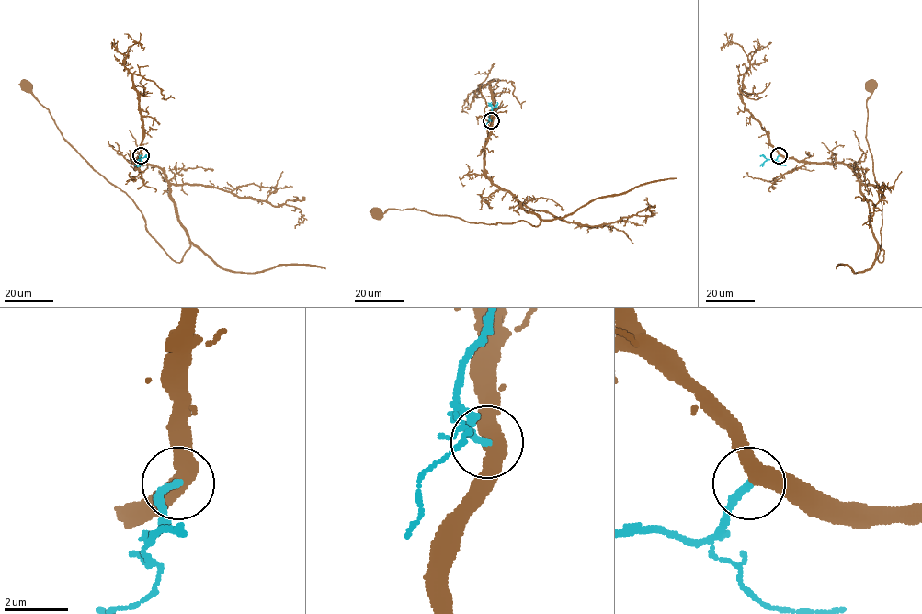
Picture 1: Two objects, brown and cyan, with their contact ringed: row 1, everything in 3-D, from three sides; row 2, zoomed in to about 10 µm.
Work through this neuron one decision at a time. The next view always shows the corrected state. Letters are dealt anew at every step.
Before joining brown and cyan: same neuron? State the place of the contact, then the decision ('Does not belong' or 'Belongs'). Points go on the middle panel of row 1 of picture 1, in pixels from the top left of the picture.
Place: (491, 120). Belongs

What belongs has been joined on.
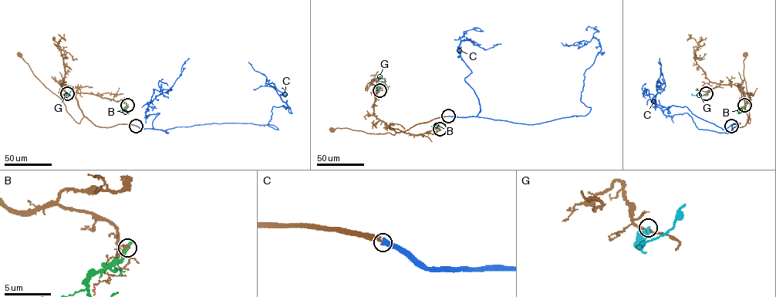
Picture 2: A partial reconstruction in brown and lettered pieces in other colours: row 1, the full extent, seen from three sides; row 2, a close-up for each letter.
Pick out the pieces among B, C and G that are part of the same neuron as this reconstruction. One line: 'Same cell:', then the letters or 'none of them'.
Same cell: C

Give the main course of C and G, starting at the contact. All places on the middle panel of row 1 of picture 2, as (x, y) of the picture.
C: (448, 116), (534, 124), (585, 116), (591, 107), (580, 100), (584, 74), (599, 42), (561, 42)
G: (379, 90), (378, 84), (385, 81)

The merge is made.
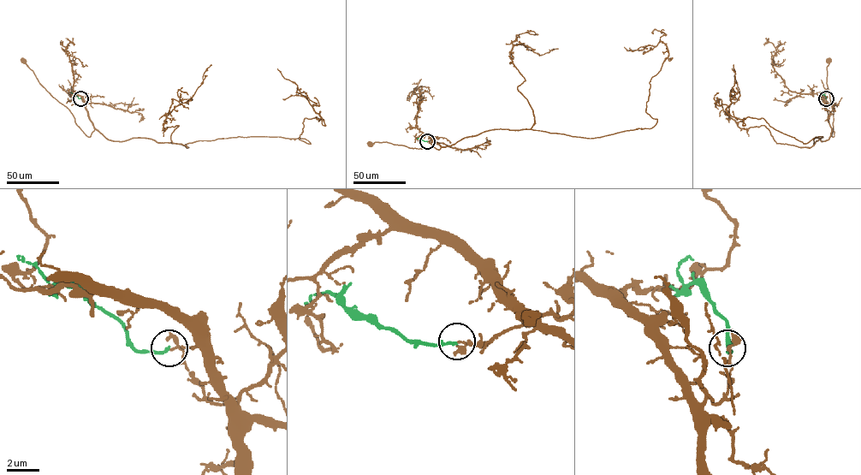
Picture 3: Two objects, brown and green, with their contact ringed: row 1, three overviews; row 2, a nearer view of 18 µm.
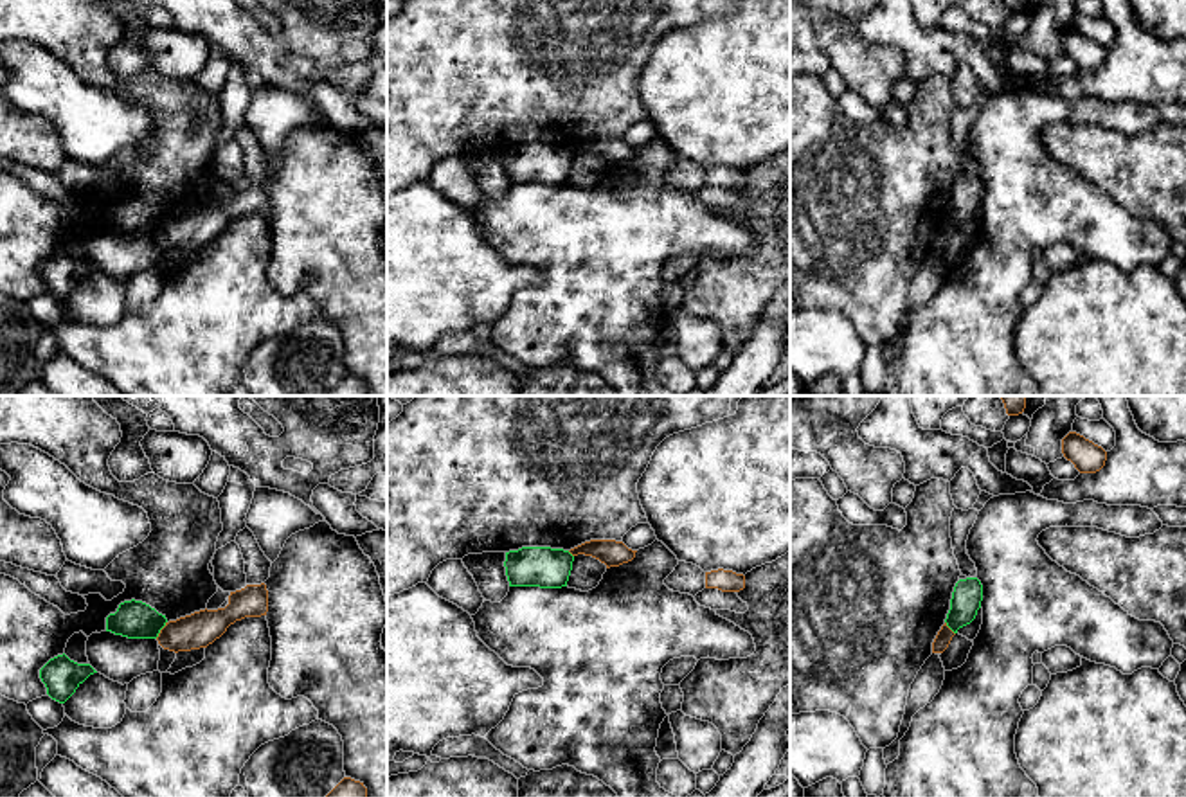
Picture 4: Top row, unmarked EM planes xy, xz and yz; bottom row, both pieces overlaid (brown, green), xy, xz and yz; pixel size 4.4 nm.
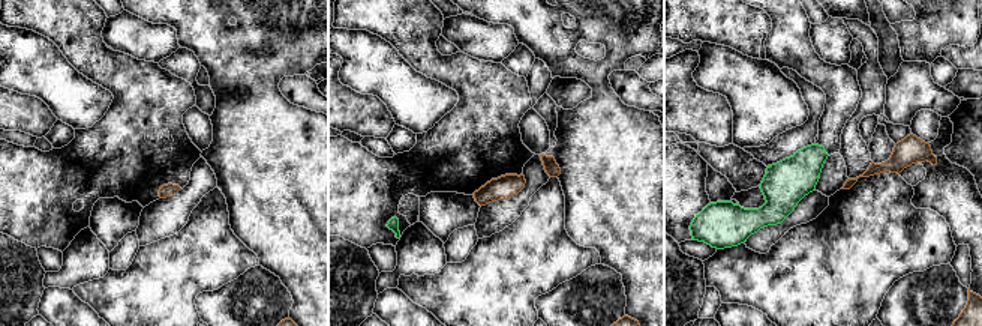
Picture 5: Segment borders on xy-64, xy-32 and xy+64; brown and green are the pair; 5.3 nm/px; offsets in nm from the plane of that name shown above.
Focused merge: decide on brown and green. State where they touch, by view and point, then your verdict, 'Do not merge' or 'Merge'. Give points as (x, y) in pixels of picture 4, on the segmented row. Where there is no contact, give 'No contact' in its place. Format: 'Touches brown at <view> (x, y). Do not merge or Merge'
Touches brown at xy (161, 630). Do not merge

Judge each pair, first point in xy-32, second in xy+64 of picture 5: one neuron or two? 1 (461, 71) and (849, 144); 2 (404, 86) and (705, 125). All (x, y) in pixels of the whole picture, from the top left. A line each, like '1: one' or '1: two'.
1: two
2: two

